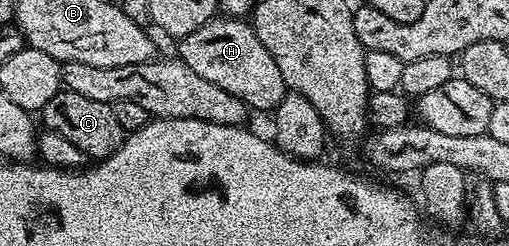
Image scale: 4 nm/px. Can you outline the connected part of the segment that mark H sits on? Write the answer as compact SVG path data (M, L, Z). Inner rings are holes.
M215 17L209 19L200 29L192 29L182 39L177 40L177 58L193 69L204 81L212 81L212 85L220 85L224 93L232 93L232 97L240 97L247 108L258 111L273 112L275 107L287 93L284 76L272 53L264 49L260 37L256 37L253 26L242 17Z

